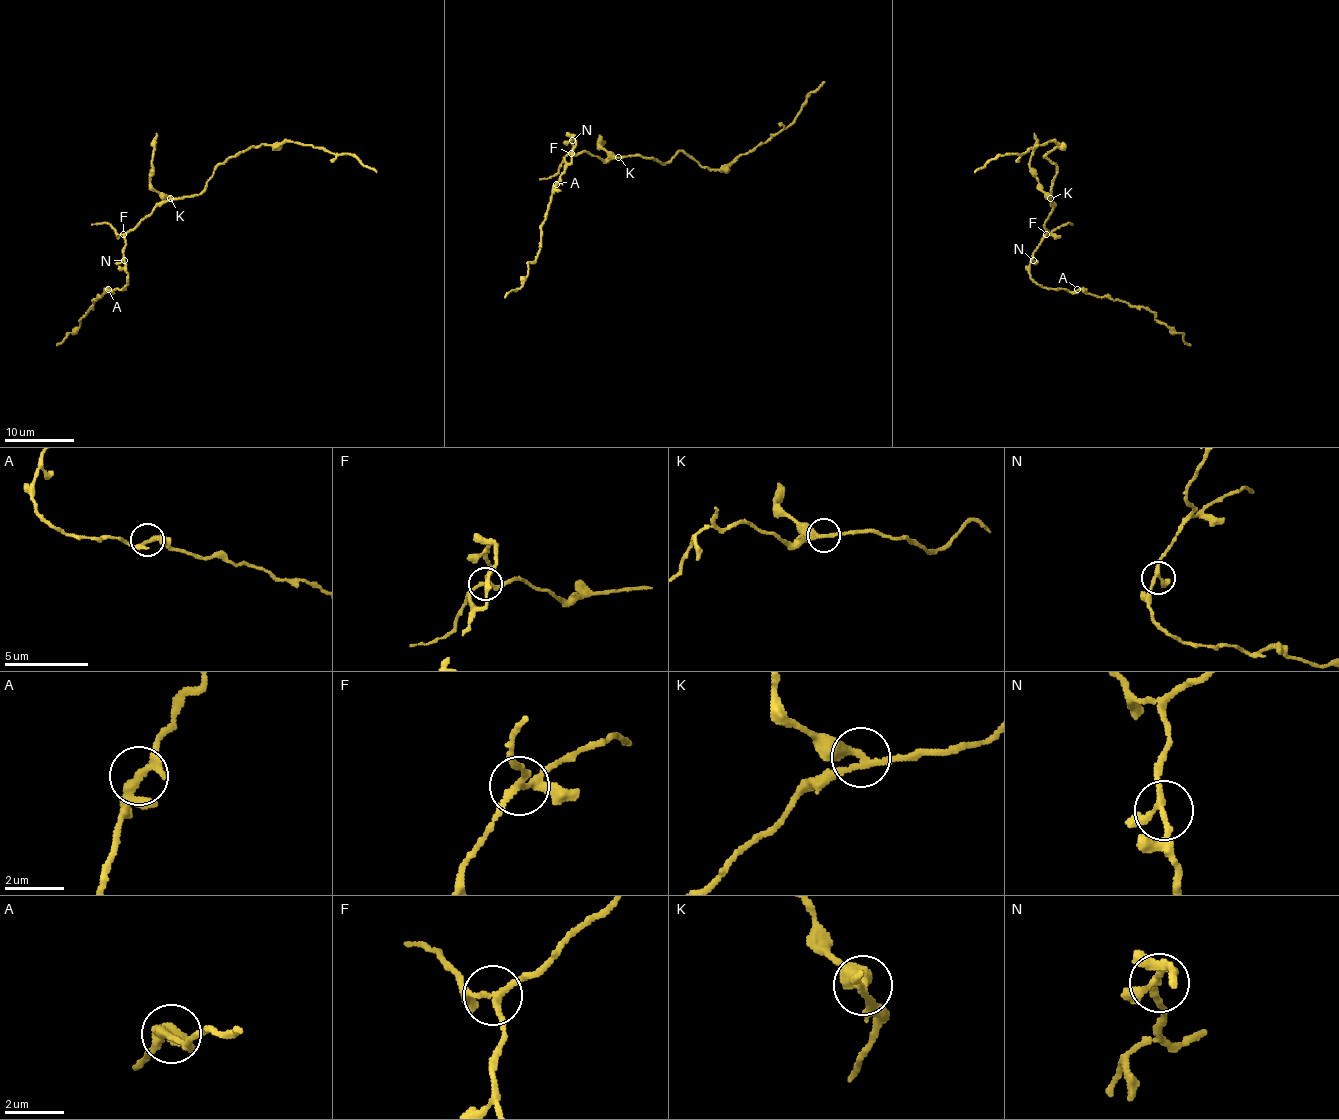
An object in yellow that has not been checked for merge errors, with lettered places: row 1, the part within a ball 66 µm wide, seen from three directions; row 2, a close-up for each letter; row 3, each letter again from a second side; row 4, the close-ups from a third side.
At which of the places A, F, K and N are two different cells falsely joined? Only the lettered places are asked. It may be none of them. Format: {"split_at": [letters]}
{"split_at": ["F", "K"]}

